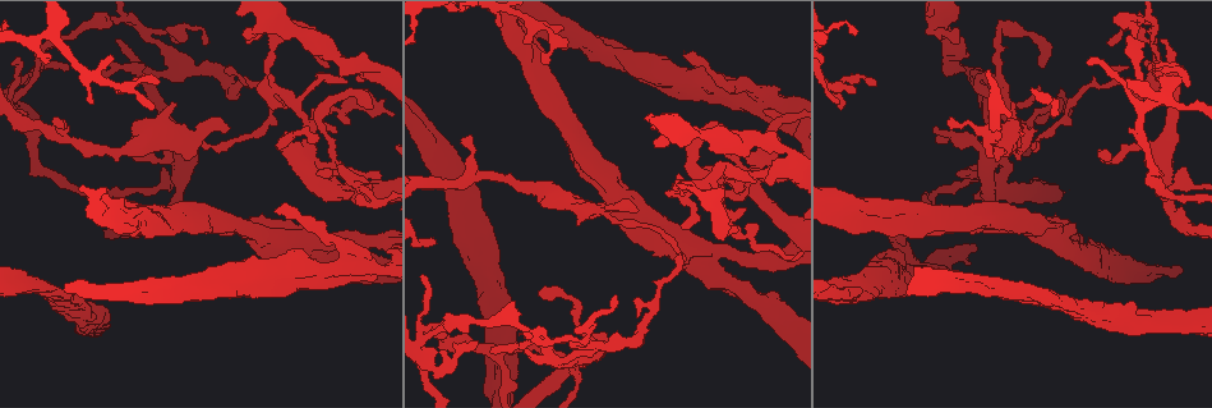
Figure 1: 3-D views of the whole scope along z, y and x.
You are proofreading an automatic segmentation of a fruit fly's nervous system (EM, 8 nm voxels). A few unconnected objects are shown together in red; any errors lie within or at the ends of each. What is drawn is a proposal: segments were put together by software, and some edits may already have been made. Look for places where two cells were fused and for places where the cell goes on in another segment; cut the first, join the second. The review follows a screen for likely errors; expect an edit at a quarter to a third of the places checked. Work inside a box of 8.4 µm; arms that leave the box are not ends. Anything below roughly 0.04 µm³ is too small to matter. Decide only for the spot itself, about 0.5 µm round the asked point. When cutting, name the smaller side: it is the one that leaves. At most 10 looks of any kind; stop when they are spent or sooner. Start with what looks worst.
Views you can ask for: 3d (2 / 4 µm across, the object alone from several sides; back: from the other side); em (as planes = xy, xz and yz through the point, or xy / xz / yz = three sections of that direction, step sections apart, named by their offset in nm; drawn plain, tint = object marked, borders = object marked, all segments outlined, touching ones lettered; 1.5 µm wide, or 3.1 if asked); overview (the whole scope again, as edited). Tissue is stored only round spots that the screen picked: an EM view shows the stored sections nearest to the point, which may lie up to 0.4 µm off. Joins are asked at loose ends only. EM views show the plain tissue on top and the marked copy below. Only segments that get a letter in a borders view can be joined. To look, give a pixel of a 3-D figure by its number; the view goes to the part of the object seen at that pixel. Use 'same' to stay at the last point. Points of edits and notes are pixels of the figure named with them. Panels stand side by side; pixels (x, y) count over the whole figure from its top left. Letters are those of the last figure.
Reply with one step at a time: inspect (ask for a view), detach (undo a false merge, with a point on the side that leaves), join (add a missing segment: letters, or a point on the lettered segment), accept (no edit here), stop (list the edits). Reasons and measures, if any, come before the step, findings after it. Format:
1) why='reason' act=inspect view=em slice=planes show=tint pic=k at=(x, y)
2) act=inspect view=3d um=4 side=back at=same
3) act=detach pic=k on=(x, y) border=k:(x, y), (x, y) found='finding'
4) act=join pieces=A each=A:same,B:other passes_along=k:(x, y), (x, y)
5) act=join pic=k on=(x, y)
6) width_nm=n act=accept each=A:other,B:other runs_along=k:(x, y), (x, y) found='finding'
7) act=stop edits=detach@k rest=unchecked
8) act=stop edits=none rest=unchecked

why='branch stops here' act=inspect view=em slice=xy step=4 show=tint pic=1 at=(956, 42)

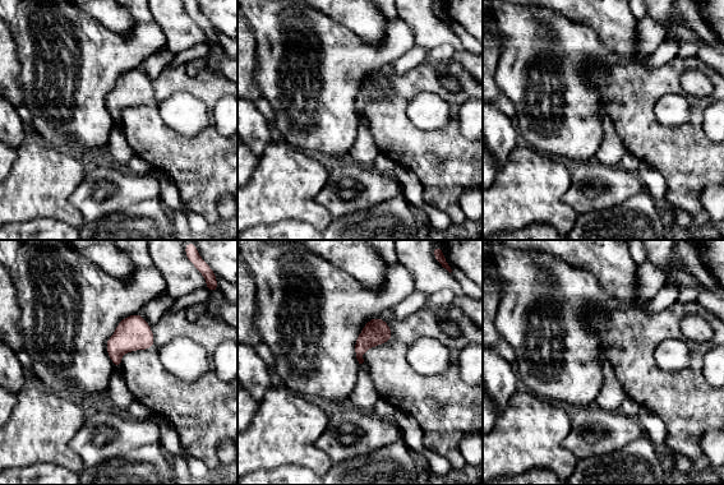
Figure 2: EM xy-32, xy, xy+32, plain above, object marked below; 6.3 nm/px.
why='cut it another way' act=inspect view=em slice=planes show=tint at=same

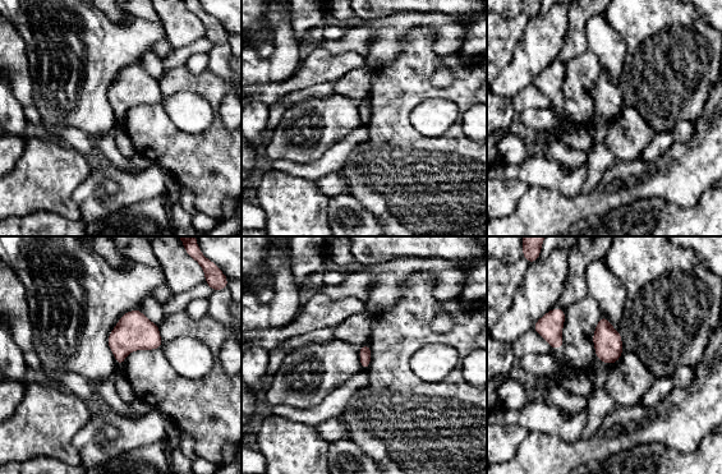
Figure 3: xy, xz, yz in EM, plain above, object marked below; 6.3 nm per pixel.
why='see the neighbours' act=inspect view=em slice=planes show=borders at=same

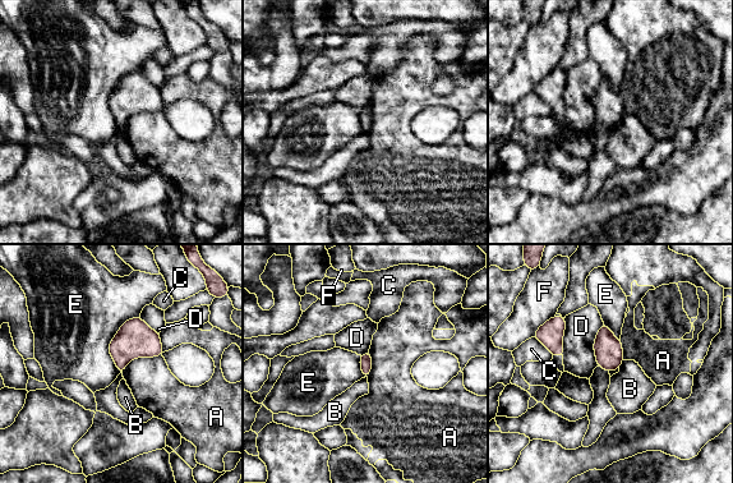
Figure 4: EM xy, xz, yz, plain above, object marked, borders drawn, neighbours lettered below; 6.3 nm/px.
act=accept each=A:other,B:other,C:other,D:other,E:other,F:other found='none of them fits'

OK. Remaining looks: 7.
why='sharp bend' act=inspect view=em slice=xz step=4 show=tint pic=1 at=(233, 88)

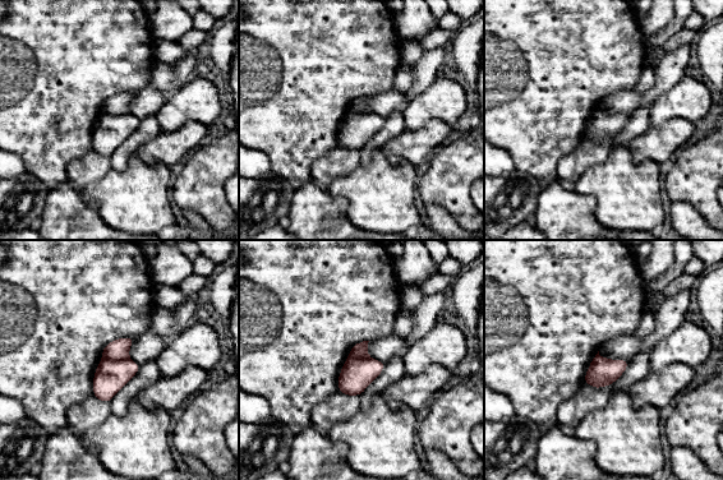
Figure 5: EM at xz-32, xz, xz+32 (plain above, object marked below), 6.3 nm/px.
act=inspect view=em slice=planes show=tint at=same

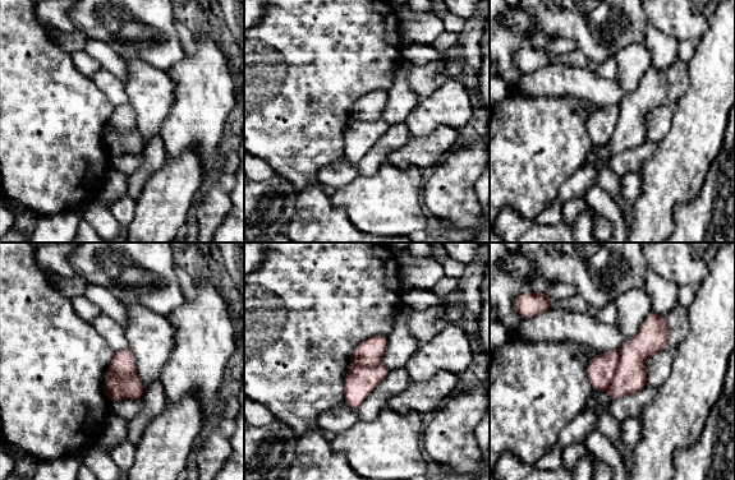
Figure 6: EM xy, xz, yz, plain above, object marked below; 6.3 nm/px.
act=inspect view=em slice=planes show=borders at=same

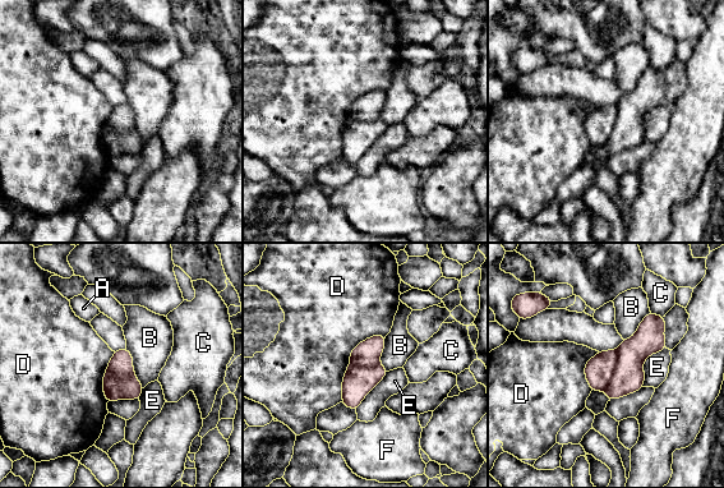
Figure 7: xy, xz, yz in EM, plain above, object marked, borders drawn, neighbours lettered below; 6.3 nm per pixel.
longest_contact=D:500nm act=detach pic=7 on=(598, 371) each=A:other,B:other,C:other,D:other,E:other,F:other border=7:(617, 350), (616, 366), (604, 391) found='two cells meet here'

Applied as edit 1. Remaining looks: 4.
why='redraw' act=inspect view=overview

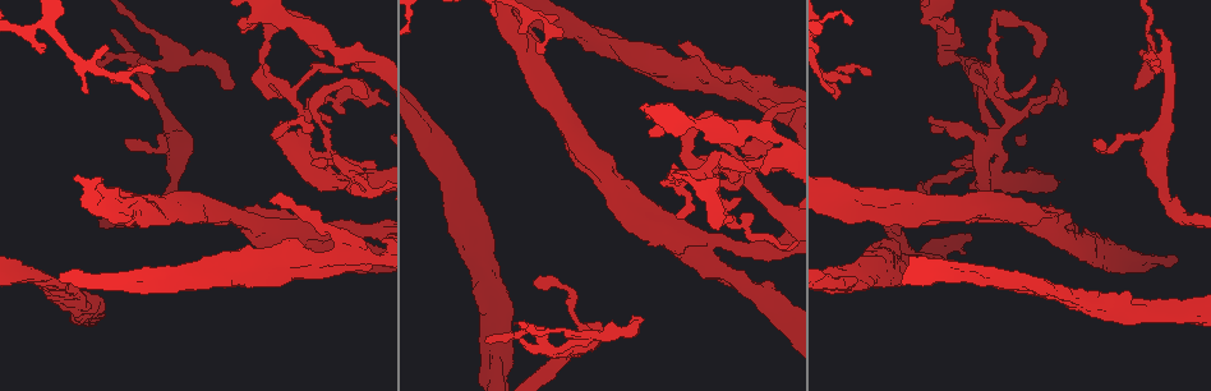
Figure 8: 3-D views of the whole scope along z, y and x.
why='an open end' act=inspect view=3d um=4 pic=8 at=(539, 54)

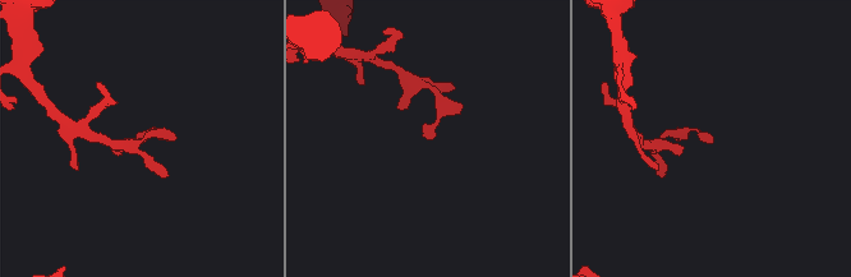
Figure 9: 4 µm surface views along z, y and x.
why='need the tissue' act=inspect view=em slice=planes show=borders pic=9 at=(430, 137)

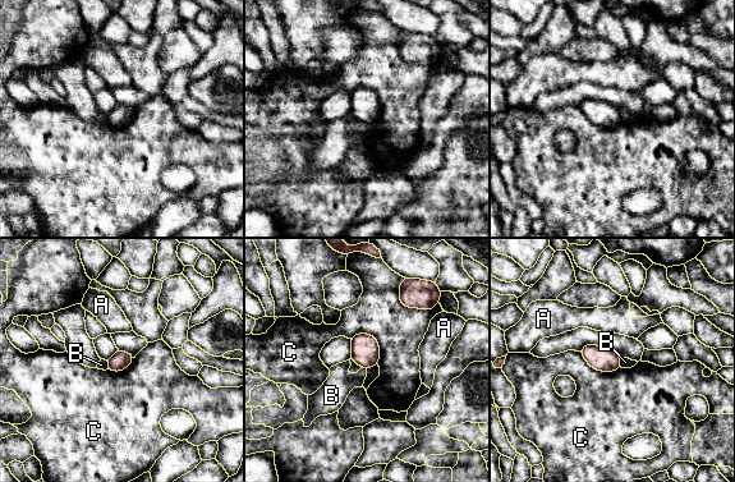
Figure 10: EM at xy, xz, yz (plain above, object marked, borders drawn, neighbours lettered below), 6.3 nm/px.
act=accept each=A:other,B:other,C:other found='none of them fits'

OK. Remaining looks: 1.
act=stop edits=detach@7 rest=unchecked

